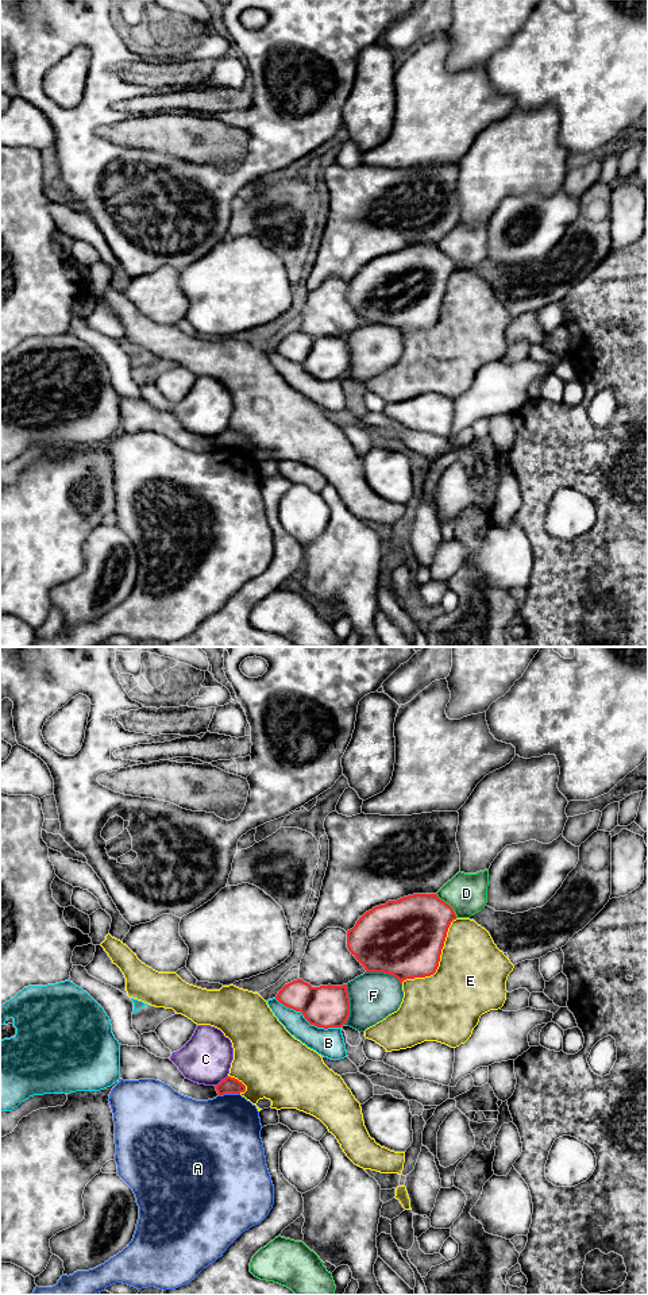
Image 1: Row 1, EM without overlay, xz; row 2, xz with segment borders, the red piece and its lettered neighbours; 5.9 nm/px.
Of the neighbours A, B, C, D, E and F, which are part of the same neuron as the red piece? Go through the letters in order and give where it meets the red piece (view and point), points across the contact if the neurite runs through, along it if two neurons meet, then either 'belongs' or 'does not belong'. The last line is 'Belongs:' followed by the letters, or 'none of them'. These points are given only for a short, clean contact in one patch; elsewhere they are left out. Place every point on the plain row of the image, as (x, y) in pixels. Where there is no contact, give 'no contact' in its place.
A: contact xz (228, 444); does not belong
B: contact xz (307, 372); does not belong
C: contact xz (222, 432); does not belong
D: contact xz (448, 257); does not belong
E: contact xz (439, 312); does not belong
F: contact xz (348, 357); belongs
Belongs: F

